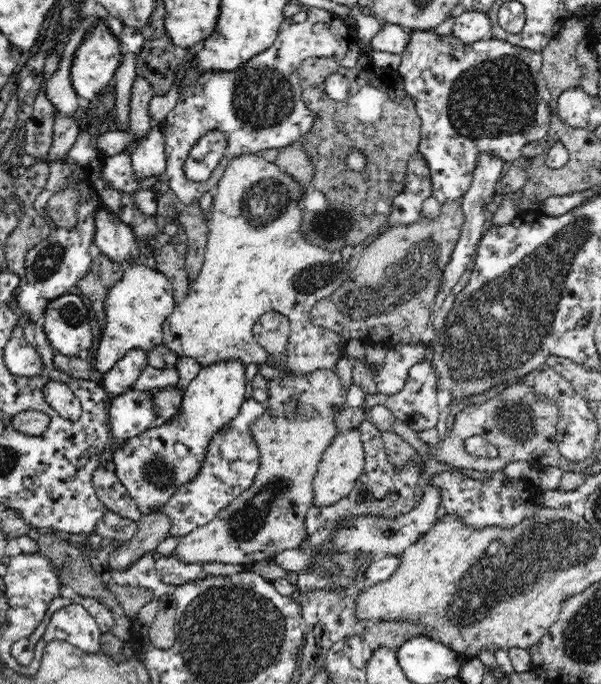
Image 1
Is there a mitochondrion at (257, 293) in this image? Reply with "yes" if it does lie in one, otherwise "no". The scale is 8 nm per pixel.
no

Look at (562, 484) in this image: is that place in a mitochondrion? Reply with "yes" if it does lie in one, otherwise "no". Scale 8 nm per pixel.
no

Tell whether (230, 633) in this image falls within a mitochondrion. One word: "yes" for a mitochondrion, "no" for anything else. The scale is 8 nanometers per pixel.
yes

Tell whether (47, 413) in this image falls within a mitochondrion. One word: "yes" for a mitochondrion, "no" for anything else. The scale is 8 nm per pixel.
no

